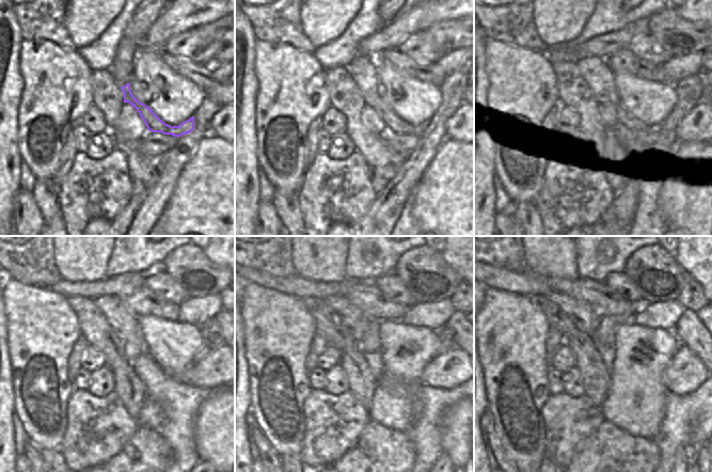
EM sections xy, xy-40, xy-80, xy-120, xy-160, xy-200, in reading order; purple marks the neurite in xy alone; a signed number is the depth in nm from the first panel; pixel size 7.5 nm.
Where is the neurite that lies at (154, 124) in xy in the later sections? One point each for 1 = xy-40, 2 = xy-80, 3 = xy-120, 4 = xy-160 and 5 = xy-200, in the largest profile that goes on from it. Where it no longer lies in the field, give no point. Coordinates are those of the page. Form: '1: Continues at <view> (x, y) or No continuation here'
1: Continues at xy-40 (361, 69)
2: Continues at xy-80 (596, 72)
3: Continues at xy-120 (124, 323)
4: Continues at xy-160 (352, 318)
5: Continues at xy-200 (586, 320)

